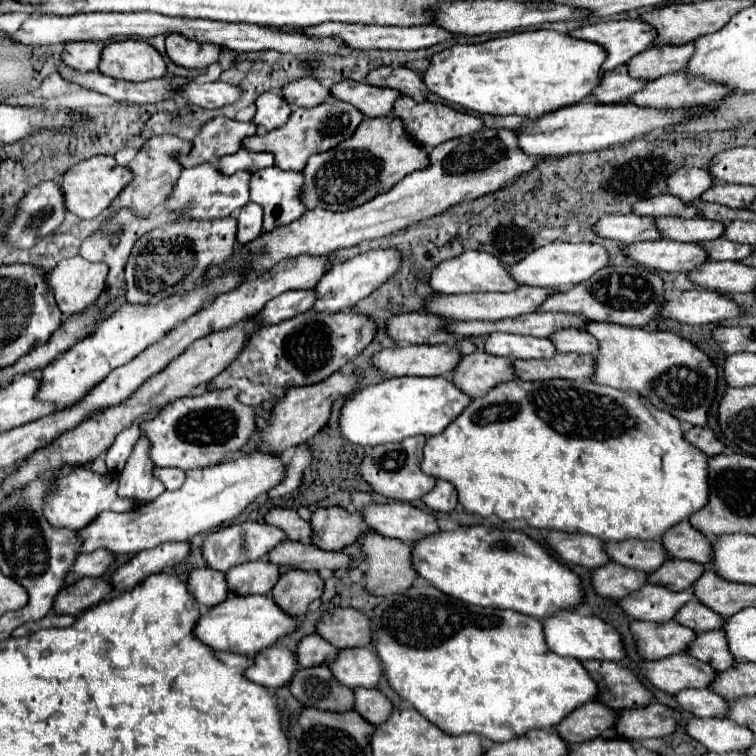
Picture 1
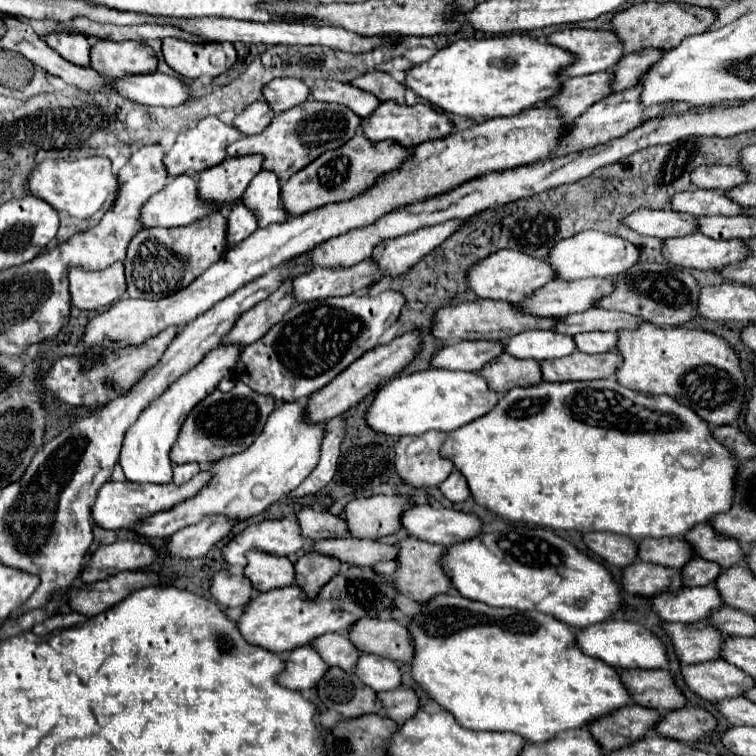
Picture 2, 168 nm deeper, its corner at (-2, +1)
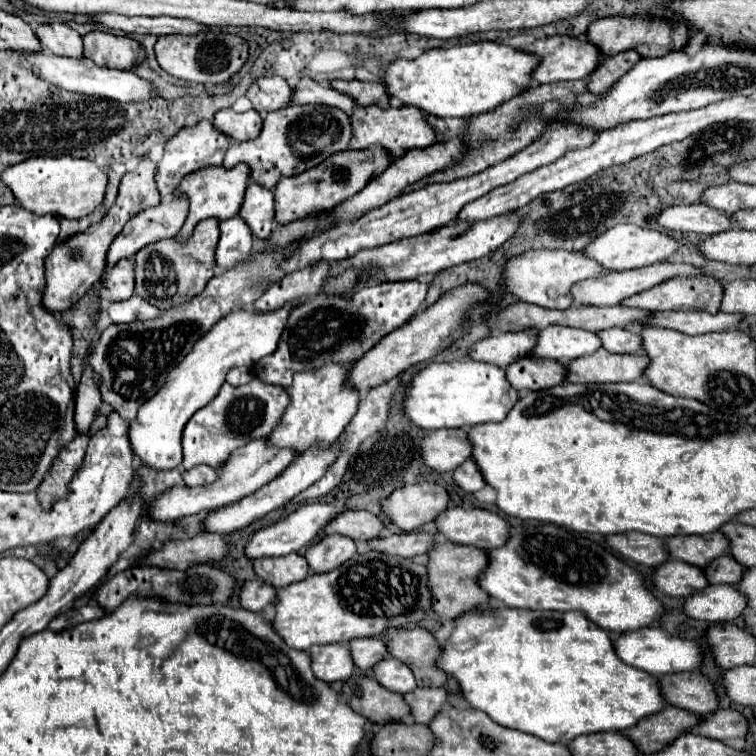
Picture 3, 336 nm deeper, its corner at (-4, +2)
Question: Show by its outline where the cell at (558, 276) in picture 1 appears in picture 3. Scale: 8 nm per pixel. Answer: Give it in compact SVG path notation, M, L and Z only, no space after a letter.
M615 225L609 231L601 233L597 239L593 239L593 243L583 249L583 255L589 255L589 259L597 259L597 263L607 267L607 271L625 271L665 261L675 251L677 241L669 235L663 235L653 229L641 229L637 225Z

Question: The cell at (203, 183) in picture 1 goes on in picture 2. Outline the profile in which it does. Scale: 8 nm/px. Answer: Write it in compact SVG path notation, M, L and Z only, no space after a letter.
M185 174L169 178L167 186L147 200L141 208L139 222L141 228L173 228L187 226L209 212L211 208L199 204L195 180Z

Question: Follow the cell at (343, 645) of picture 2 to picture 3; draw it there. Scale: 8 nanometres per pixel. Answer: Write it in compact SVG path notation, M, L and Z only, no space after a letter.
M365 637L365 639L353 639L349 643L349 653L359 669L371 669L377 661L387 657L387 647L377 637Z

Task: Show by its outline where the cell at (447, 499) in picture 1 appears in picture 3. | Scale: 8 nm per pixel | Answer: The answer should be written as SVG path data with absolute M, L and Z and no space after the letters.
M467 459L461 467L455 469L453 479L455 479L455 483L457 483L463 491L467 491L467 493L475 493L475 491L479 491L481 487L485 487L485 481L483 481L481 473L479 473L477 465L475 465L471 459Z

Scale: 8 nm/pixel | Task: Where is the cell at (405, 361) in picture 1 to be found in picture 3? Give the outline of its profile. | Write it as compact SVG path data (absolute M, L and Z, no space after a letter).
M519 331L519 333L497 333L473 343L467 355L473 361L485 361L505 369L519 357L529 355L535 345L537 331Z

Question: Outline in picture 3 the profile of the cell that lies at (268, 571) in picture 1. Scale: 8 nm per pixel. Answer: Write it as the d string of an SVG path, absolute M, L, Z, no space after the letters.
M289 553L285 557L255 559L253 569L259 579L263 579L265 583L269 583L275 589L303 581L309 575L307 561L297 553Z

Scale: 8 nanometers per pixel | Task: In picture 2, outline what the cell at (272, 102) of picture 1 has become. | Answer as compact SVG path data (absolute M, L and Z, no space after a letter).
M263 100L259 102L253 102L249 104L239 116L235 116L233 120L233 126L243 134L243 136L253 136L253 134L259 134L263 132L271 120L273 120L273 112L271 108L267 108L267 104Z

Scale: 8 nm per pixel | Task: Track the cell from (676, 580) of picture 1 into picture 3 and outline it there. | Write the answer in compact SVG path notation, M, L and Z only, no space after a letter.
M723 555L721 559L715 559L709 563L709 567L703 569L705 577L709 583L727 583L727 585L737 585L745 567L739 565L733 557Z

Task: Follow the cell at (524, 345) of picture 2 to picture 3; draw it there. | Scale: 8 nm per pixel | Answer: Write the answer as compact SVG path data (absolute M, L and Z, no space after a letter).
M551 325L537 333L537 343L531 351L533 357L555 359L559 363L569 363L569 359L577 359L589 355L601 347L601 341L595 333L573 327Z

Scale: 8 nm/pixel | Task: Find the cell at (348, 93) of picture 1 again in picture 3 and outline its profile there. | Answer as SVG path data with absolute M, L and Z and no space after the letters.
M303 77L301 83L295 87L291 103L321 103L321 105L331 105L337 109L343 109L347 115L353 113L353 99L349 95L341 95L341 91L333 91L329 85L319 85L311 77Z

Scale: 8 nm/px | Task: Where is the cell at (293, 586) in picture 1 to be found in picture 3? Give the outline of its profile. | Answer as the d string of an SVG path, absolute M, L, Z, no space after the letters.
M329 535L305 551L305 559L313 573L325 573L343 565L355 555L355 541L343 535Z

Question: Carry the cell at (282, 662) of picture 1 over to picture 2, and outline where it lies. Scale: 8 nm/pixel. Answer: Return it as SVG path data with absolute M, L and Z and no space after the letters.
M307 644L303 648L295 648L295 652L287 656L287 668L279 676L279 684L291 690L309 690L319 684L327 670L329 666L323 662L319 652Z

